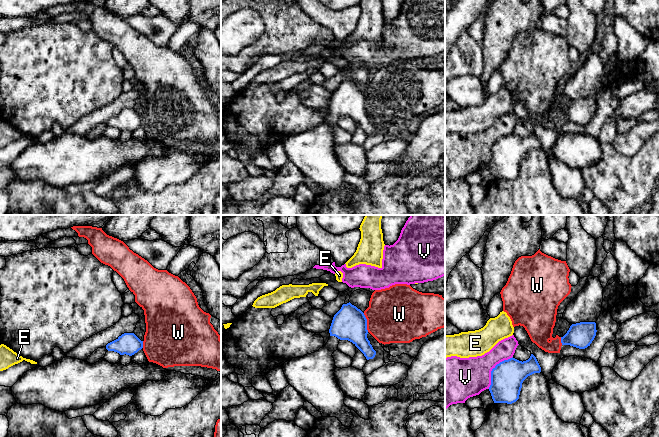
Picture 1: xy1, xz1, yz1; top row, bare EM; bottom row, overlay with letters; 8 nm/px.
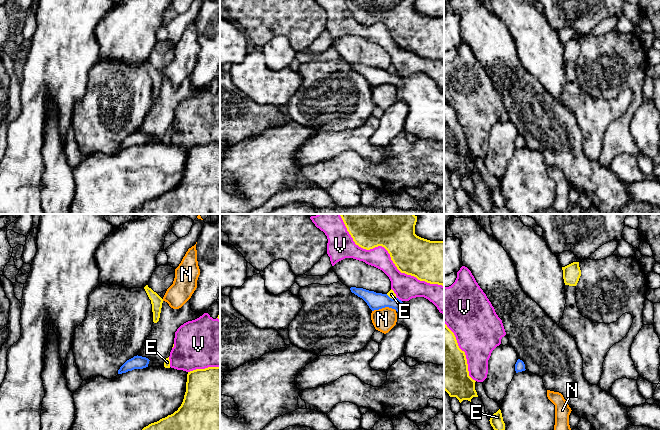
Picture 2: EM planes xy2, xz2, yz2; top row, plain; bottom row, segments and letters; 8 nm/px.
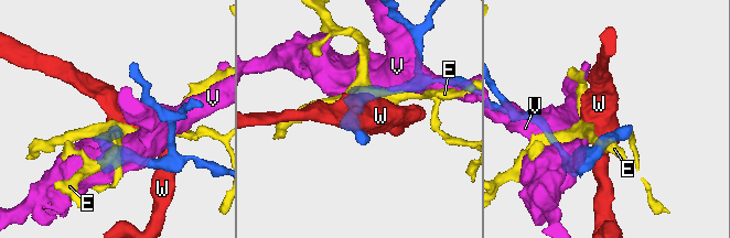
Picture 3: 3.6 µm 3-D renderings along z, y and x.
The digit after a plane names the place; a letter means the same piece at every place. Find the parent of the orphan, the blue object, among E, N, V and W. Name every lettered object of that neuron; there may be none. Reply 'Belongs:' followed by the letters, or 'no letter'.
Belongs: no letter

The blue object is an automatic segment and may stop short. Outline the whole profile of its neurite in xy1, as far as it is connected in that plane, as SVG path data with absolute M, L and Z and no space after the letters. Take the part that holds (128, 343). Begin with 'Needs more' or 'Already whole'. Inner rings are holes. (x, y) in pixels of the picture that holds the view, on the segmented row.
Already whole. M124 333L116 340L108 343L106 349L114 351L120 355L132 356L143 348L143 341L141 341L134 333Z

